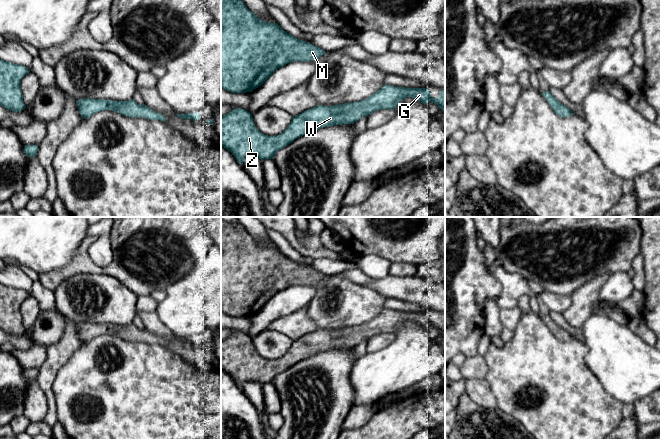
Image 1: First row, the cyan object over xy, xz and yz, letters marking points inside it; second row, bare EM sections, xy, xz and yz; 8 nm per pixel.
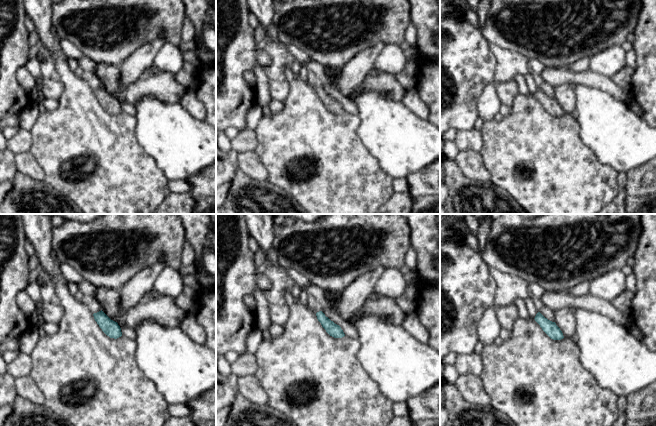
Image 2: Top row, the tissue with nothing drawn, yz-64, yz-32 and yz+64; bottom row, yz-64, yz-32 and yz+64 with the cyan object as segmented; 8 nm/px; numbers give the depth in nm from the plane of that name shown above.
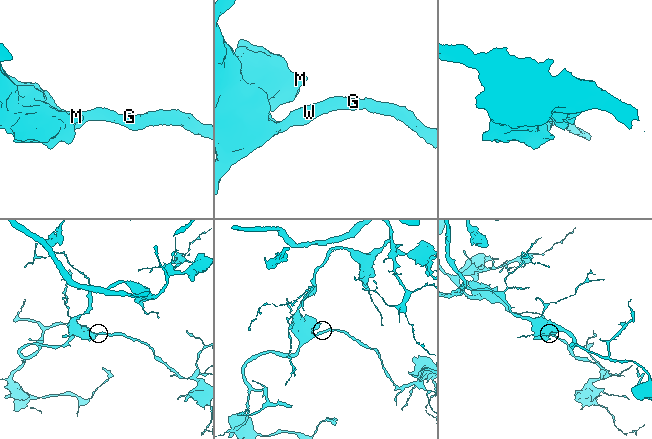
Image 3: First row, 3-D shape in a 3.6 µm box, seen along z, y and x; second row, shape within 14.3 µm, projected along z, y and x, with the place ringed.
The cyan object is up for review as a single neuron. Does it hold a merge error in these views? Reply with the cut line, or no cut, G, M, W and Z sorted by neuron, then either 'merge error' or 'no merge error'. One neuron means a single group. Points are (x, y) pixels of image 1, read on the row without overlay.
no cut | G M W Z | no merge error

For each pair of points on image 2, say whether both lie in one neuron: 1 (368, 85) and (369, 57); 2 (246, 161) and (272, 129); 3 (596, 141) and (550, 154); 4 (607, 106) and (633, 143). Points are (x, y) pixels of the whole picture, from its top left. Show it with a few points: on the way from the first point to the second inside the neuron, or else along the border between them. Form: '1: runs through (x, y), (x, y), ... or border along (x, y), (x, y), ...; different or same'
1: border along (372, 68), (354, 91); different
2: border along (253, 150), (267, 171); different
3: border along (577, 122), (580, 139), (600, 162); different
4: runs through (607, 115), (624, 134); same

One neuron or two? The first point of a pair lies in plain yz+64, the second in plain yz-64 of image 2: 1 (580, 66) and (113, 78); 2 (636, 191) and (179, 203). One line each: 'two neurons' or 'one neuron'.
1: two neurons
2: two neurons

